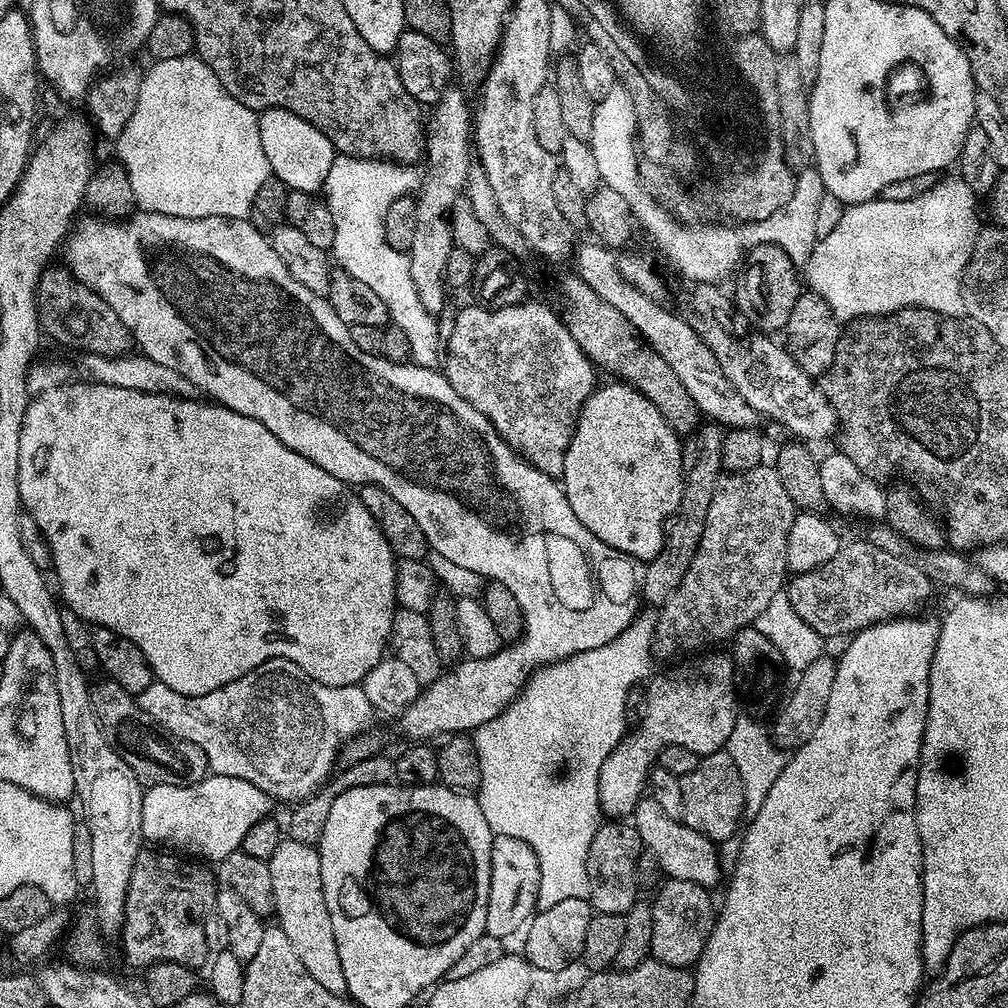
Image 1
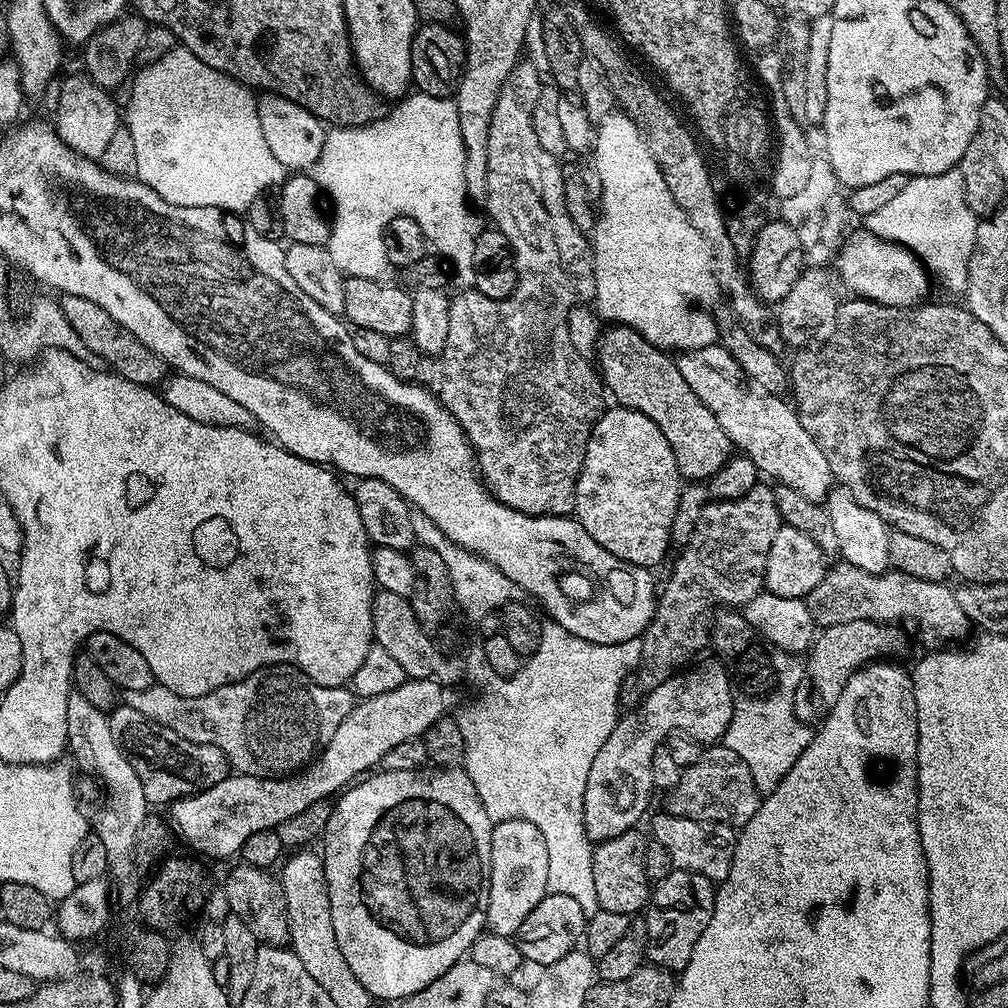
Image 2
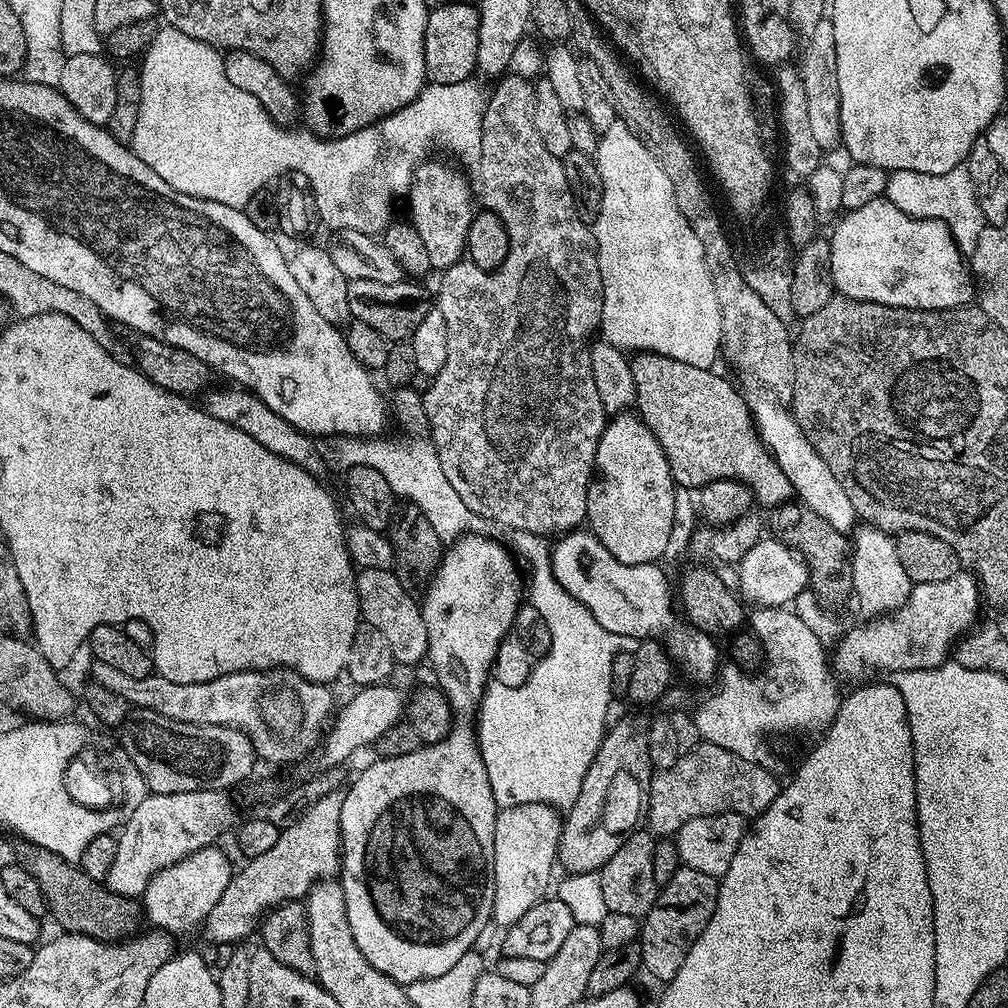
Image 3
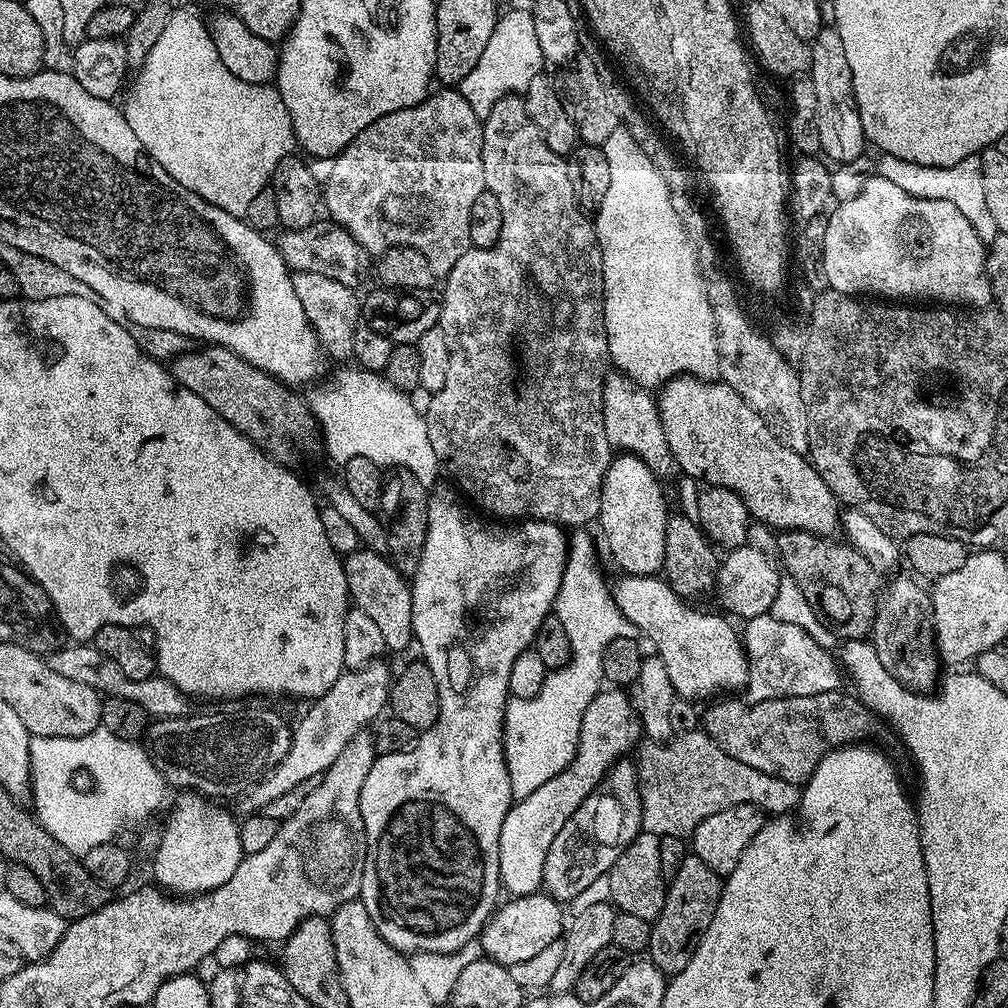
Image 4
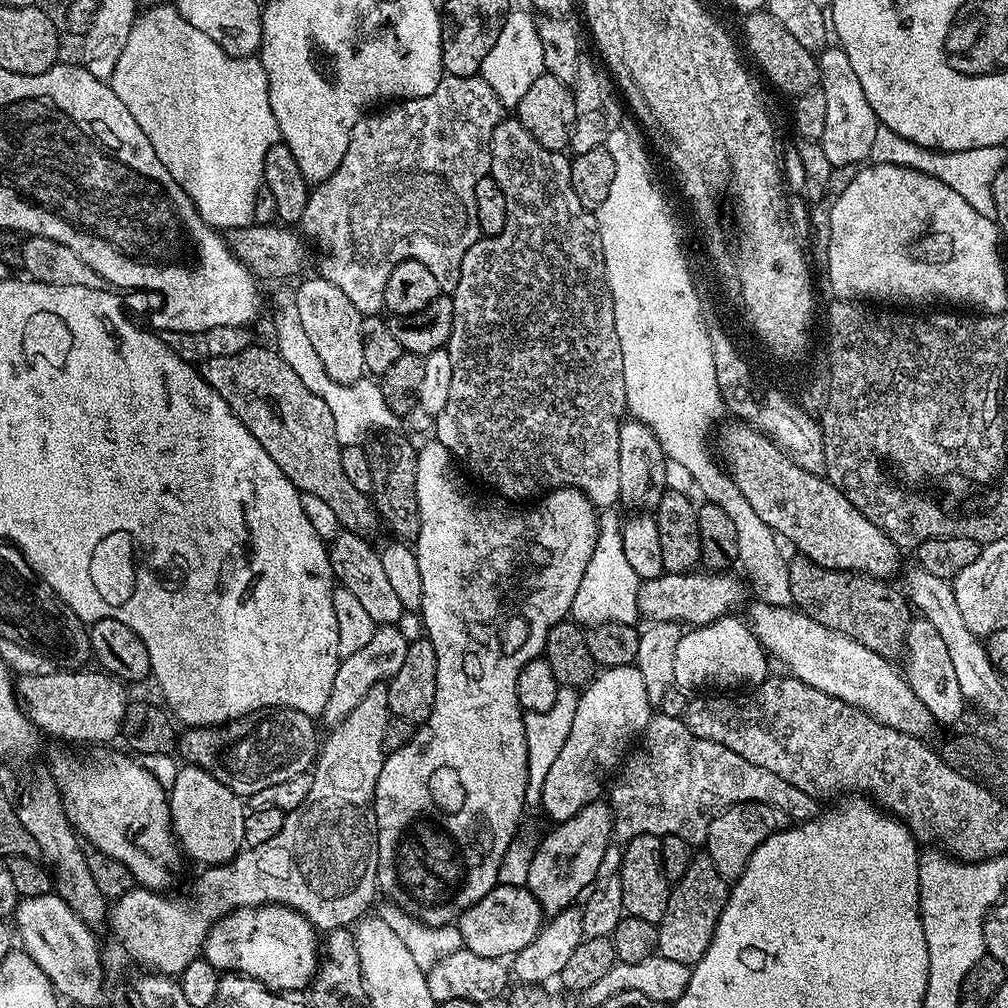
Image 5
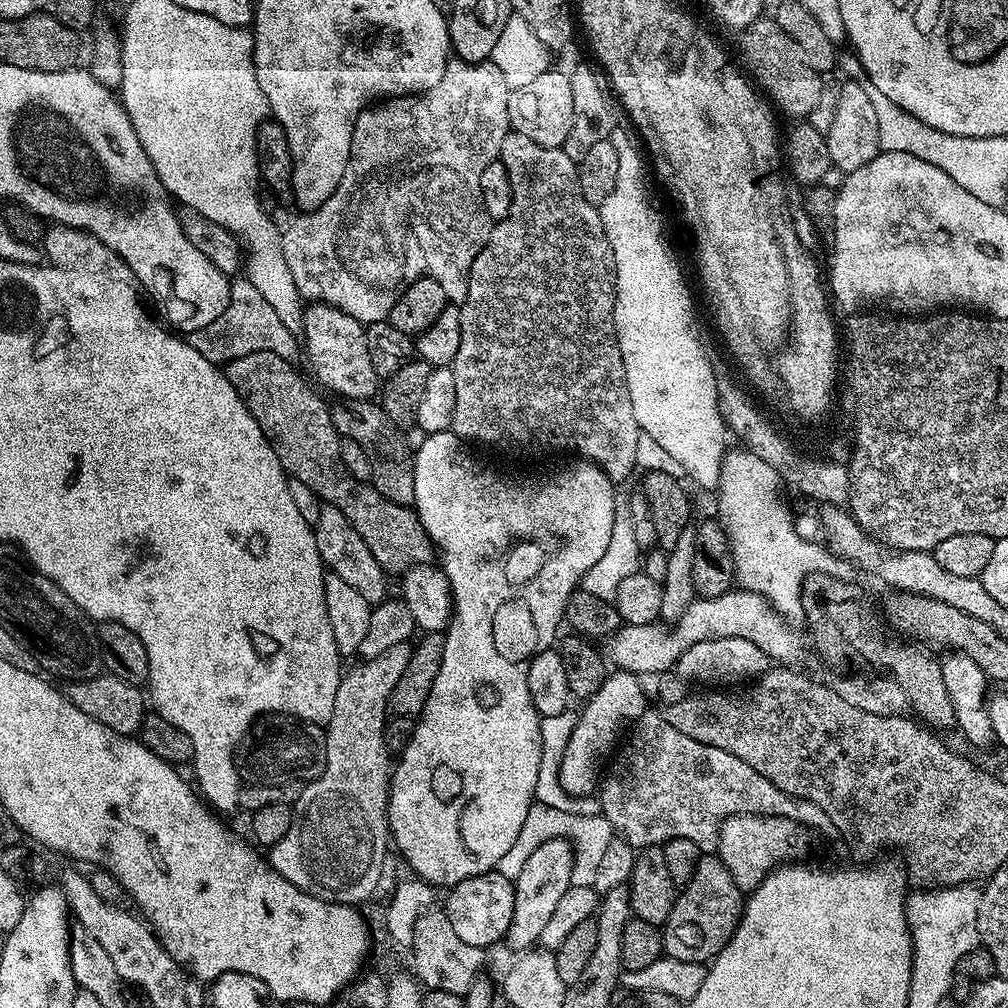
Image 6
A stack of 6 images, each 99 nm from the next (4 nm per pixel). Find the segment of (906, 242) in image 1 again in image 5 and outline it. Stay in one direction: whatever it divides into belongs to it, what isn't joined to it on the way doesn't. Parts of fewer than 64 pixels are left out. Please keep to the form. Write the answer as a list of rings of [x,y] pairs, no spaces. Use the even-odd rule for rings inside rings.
[[[880,126],[874,134],[874,146],[870,146],[868,160],[874,164],[893,164],[910,170],[918,170],[922,174],[930,174],[946,182],[950,190],[962,194],[962,198],[966,198],[966,202],[970,202],[970,206],[974,206],[978,214],[994,217],[994,198],[990,194],[990,186],[994,182],[994,174],[998,174],[998,170],[1005,167],[1004,151],[1005,149],[1001,146],[982,146],[978,150],[941,152],[934,148],[918,146],[894,134],[894,130]]]

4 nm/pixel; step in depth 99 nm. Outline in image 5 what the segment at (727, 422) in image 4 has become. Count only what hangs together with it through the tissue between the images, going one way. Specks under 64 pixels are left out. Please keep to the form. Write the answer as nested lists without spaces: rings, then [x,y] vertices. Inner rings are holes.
[[[733,419],[733,424],[719,425],[720,428],[720,454],[719,459],[735,486],[742,492],[743,498],[750,502],[754,510],[768,527],[772,528],[777,537],[789,540],[796,547],[795,551],[801,556],[807,556],[818,566],[830,570],[842,570],[843,572],[861,572],[863,576],[874,576],[878,580],[887,581],[888,576],[896,572],[900,564],[901,549],[887,536],[866,514],[862,514],[823,475],[816,475],[796,466],[787,454],[775,444],[769,436],[763,436],[759,430],[743,419]]]

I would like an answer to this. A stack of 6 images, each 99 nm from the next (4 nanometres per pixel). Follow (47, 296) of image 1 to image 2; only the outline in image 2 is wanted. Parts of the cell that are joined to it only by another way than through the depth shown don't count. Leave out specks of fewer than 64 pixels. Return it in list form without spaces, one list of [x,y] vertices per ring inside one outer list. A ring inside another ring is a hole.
[[[67,295],[59,301],[59,306],[64,311],[64,316],[70,322],[70,326],[76,331],[77,341],[83,347],[85,344],[98,359],[105,360],[108,363],[105,365],[117,376],[125,376],[127,380],[135,384],[156,386],[156,383],[159,385],[169,375],[170,369],[167,362],[158,354],[154,354],[154,350],[150,350],[150,346],[138,342],[134,338],[134,334],[130,334],[130,330],[126,330],[126,326],[114,322],[114,318],[110,318],[110,314],[106,314],[106,310],[102,310],[102,306],[98,306],[86,298]]]

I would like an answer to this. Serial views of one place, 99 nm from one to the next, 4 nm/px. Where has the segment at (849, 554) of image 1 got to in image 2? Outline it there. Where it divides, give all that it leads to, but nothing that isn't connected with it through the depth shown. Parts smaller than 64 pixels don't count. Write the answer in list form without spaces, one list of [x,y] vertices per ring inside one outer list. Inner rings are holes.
[[[837,562],[829,567],[822,582],[810,590],[806,603],[814,624],[820,628],[859,620],[900,622],[903,616],[909,616],[924,639],[925,649],[940,650],[955,645],[952,644],[955,640],[969,639],[968,615],[962,606],[958,606],[956,593],[948,586],[938,580],[923,580],[897,570],[867,572],[854,564]]]

